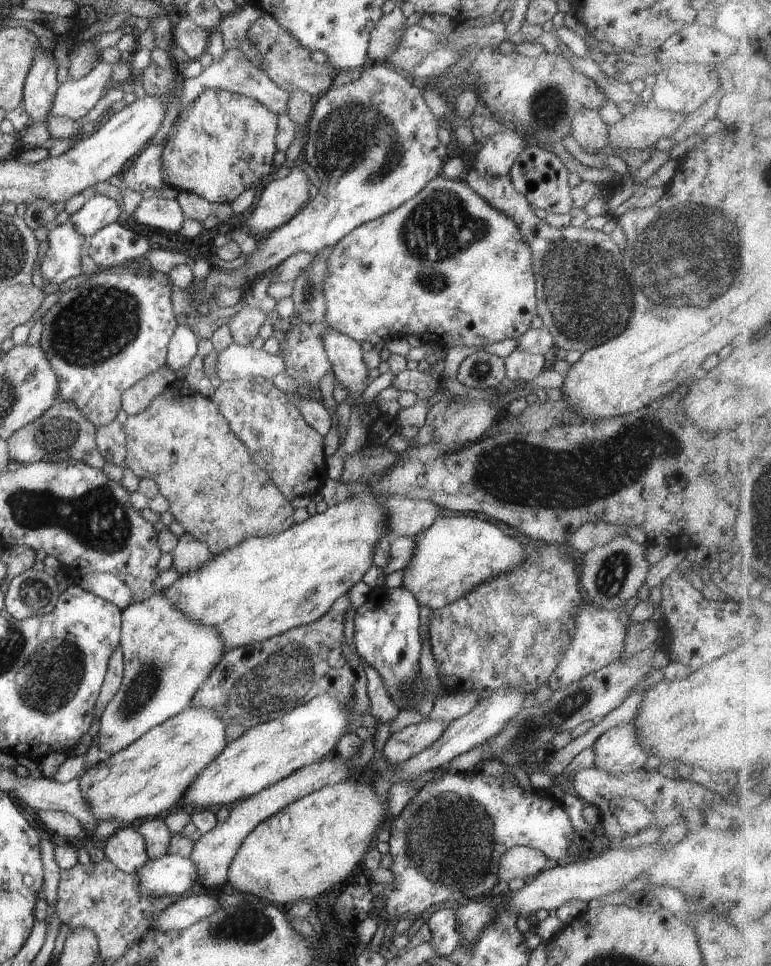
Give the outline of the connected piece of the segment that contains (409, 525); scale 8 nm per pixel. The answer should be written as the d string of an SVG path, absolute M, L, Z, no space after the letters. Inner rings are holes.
M394 494L382 500L388 514L388 530L391 538L400 536L416 537L424 532L440 517L440 506L426 500L411 500L406 496Z

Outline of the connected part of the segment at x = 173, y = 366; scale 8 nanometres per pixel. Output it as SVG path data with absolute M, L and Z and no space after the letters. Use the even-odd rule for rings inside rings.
M178 325L167 347L165 365L174 373L189 368L194 356L198 355L198 335L192 328Z

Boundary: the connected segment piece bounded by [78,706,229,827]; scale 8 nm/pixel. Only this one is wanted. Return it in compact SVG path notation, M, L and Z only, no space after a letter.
M192 706L148 730L127 748L103 758L97 766L91 766L78 780L79 790L98 823L114 818L123 827L134 820L179 809L194 778L227 746L226 728L218 712Z

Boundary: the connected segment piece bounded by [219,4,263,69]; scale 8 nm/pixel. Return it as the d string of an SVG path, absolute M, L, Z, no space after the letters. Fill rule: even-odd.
M245 4L240 12L224 15L219 25L226 49L238 48L250 62L254 62L254 66L260 69L262 69L262 56L258 56L254 42L248 38L248 30L262 14L260 8Z

